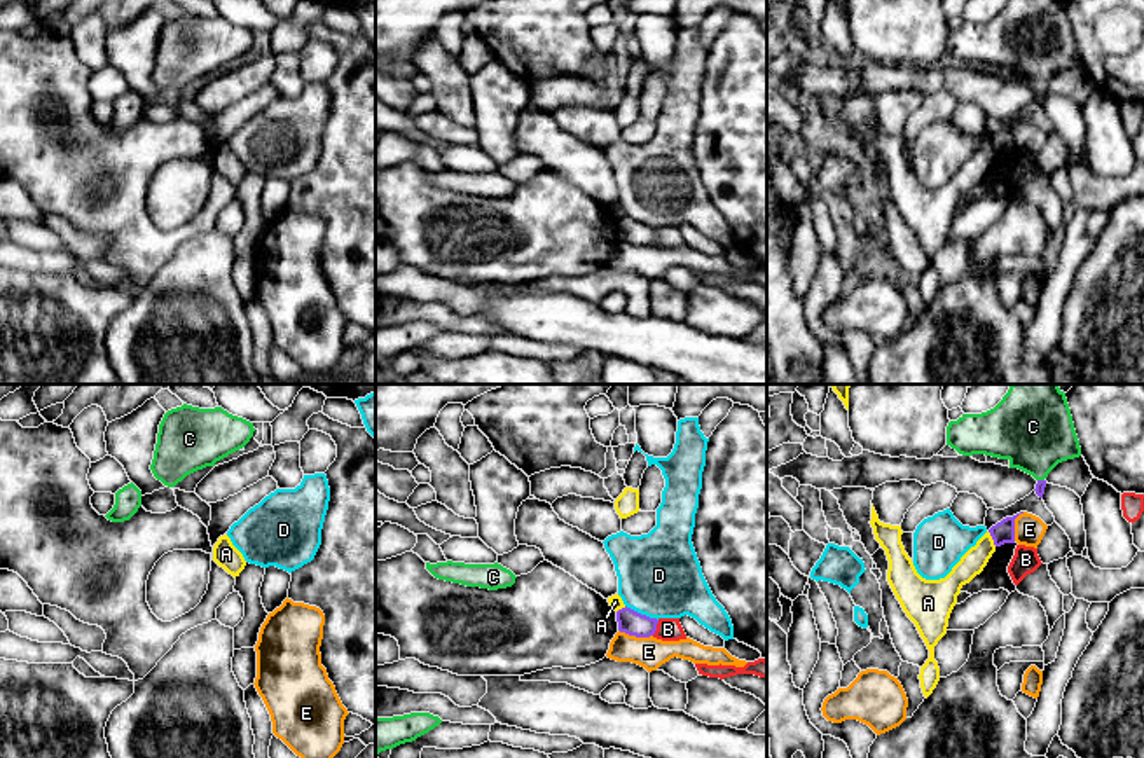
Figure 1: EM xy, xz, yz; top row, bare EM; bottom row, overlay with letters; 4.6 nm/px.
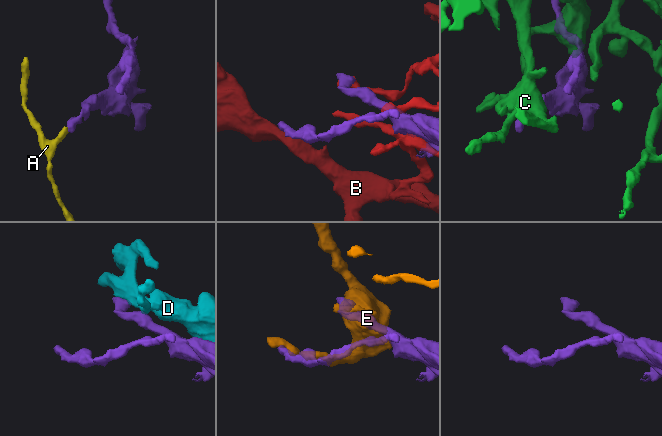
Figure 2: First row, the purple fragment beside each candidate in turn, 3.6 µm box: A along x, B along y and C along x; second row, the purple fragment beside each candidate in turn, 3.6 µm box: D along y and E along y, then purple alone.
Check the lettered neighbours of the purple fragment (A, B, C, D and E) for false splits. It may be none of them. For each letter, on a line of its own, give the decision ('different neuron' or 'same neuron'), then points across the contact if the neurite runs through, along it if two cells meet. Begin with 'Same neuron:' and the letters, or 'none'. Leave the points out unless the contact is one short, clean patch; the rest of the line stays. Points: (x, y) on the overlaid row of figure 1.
Same neuron: none
A: different neuron; border along yz (987, 531), (996, 545)
B: different neuron
C: different neuron
D: different neuron
E: different neuron; border along xz (619, 629), (636, 636), (652, 636)

